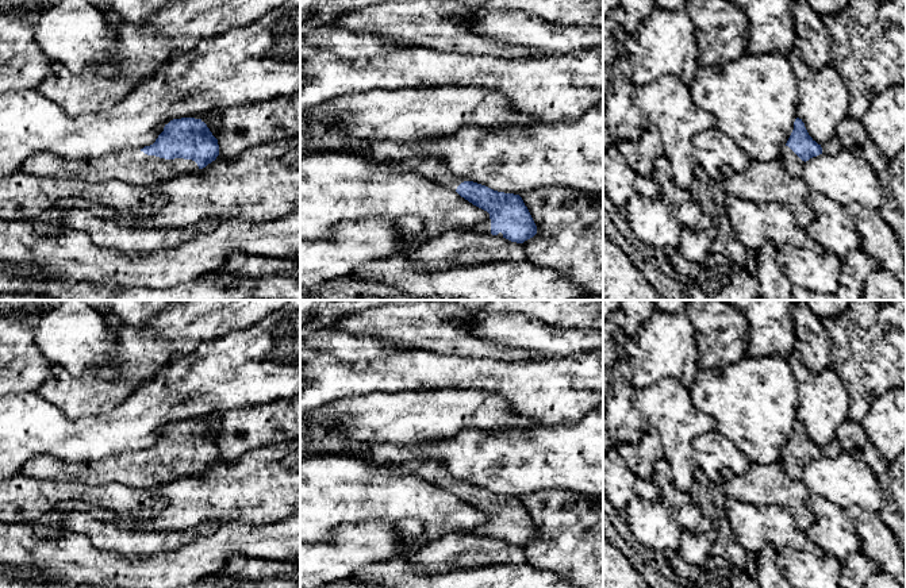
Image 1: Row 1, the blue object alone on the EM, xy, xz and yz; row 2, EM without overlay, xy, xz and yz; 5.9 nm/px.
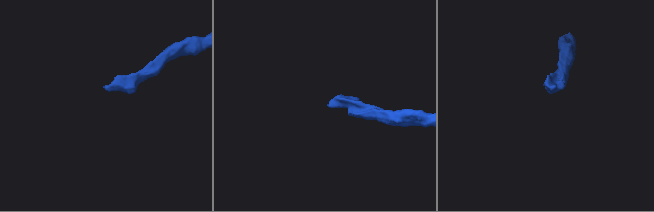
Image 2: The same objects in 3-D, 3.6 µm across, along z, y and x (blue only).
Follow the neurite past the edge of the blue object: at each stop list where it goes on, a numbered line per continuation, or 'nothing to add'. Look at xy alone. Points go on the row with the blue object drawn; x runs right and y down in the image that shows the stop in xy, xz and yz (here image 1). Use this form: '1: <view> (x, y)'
1: xy (141, 169)

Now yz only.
1: yz (791, 162)

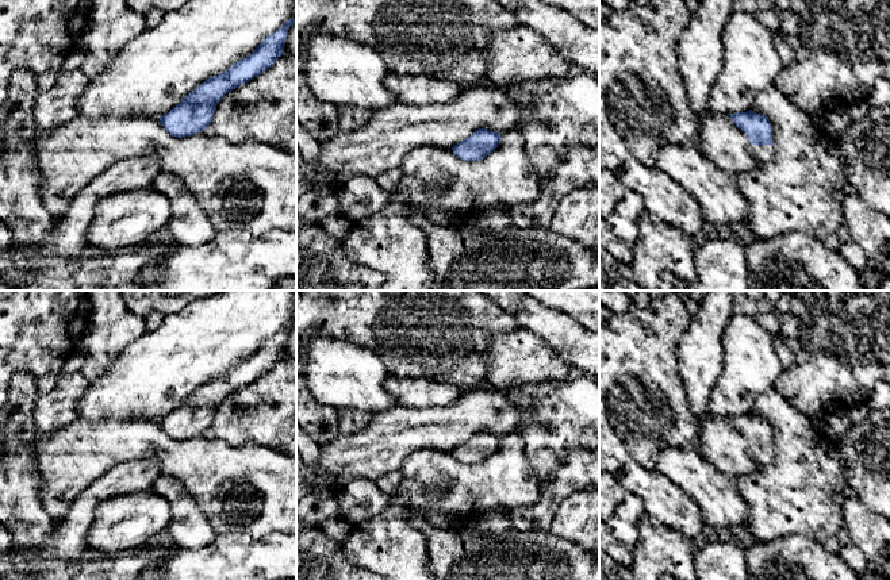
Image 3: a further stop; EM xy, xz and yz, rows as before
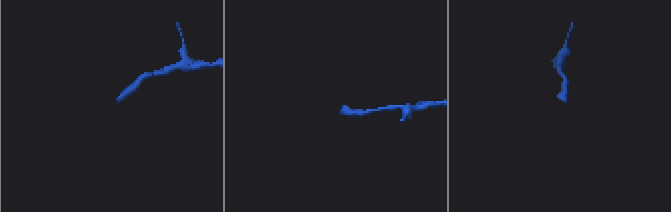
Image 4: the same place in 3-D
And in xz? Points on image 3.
nothing to add

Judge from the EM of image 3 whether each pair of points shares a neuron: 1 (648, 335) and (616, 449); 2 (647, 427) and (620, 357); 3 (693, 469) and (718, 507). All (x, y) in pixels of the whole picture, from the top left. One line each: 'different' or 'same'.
1: same
2: same
3: same

